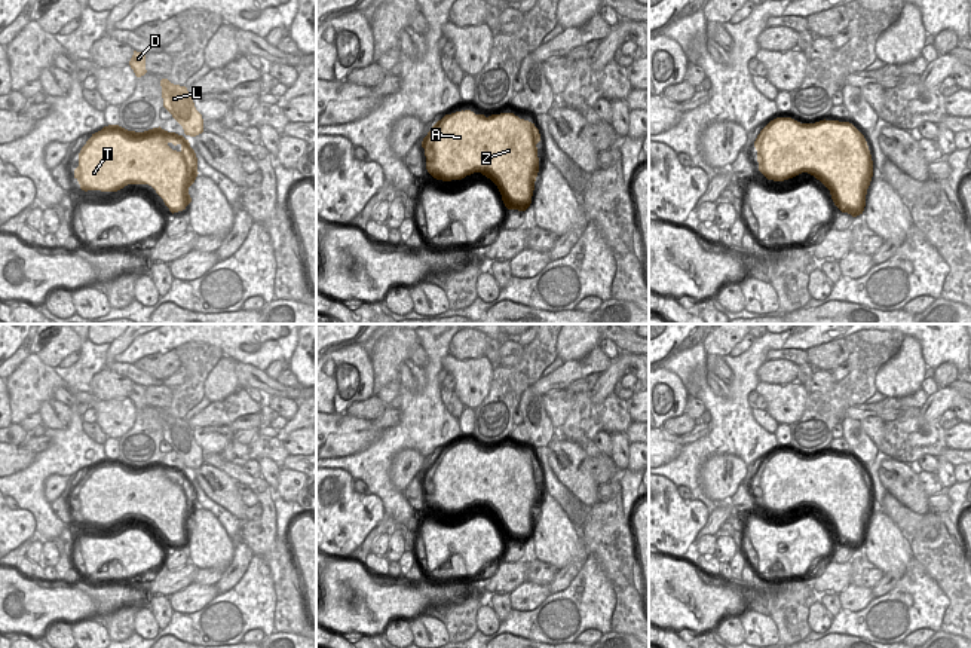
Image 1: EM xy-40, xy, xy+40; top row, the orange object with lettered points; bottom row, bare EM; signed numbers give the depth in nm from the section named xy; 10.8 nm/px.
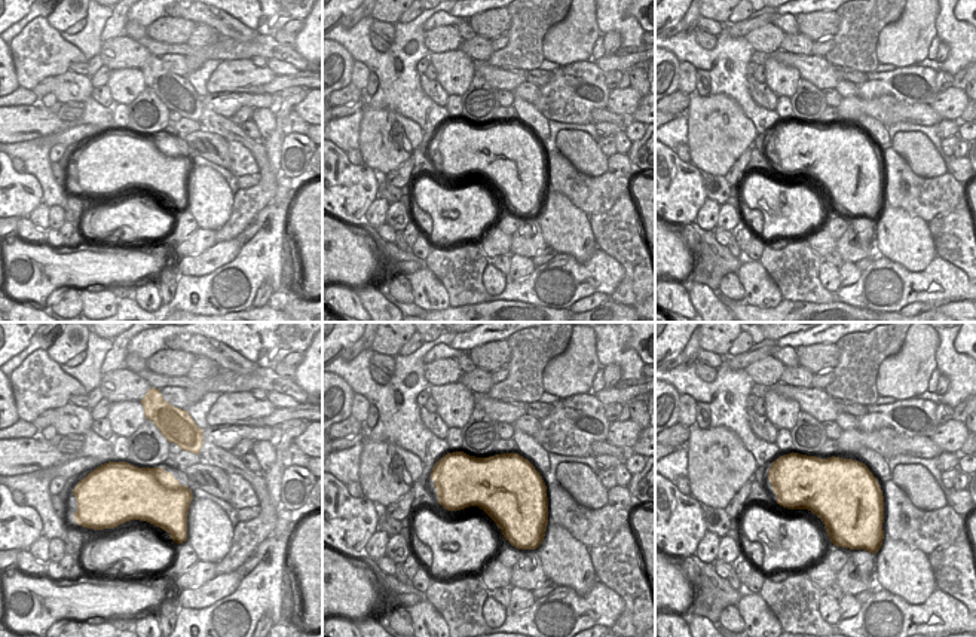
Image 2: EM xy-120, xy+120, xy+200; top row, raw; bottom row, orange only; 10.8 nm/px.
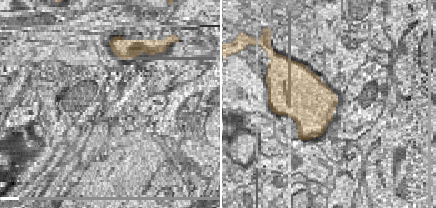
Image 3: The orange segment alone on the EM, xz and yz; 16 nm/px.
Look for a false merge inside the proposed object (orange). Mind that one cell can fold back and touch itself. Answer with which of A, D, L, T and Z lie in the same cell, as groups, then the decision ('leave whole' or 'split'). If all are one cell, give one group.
A T Z / D L; split

